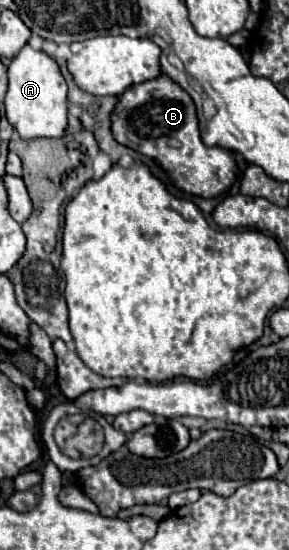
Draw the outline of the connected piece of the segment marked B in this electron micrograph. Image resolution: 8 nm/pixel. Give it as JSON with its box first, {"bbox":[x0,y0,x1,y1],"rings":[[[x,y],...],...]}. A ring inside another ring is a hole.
{"bbox":[111,75,235,199],"rings":[[[165,75],[125,89],[111,113],[111,131],[117,143],[151,157],[179,191],[211,199],[225,193],[235,181],[235,155],[223,147],[203,145],[193,99]]]}

